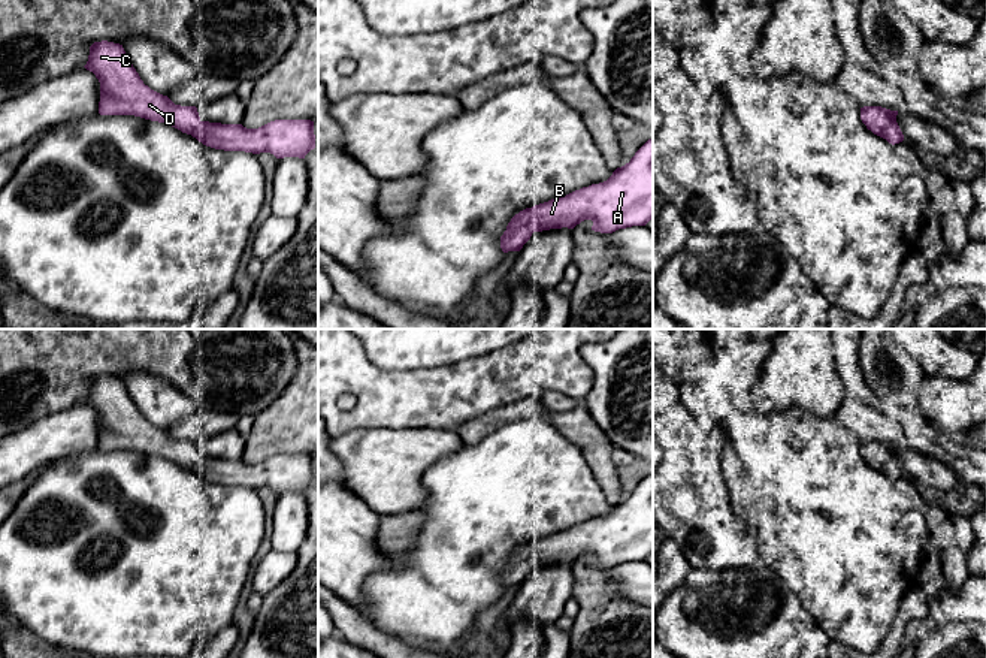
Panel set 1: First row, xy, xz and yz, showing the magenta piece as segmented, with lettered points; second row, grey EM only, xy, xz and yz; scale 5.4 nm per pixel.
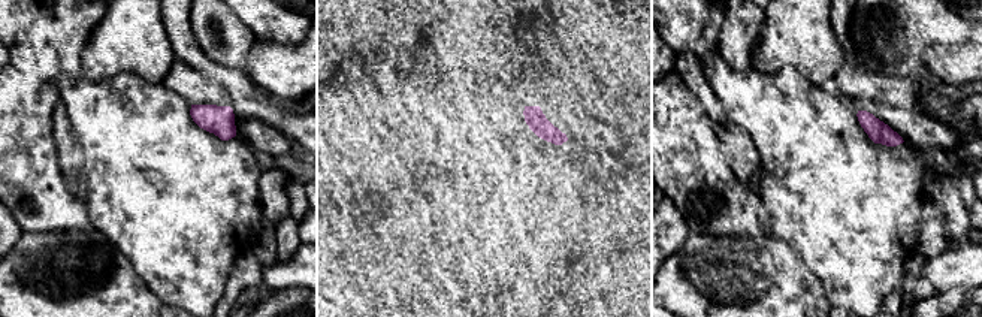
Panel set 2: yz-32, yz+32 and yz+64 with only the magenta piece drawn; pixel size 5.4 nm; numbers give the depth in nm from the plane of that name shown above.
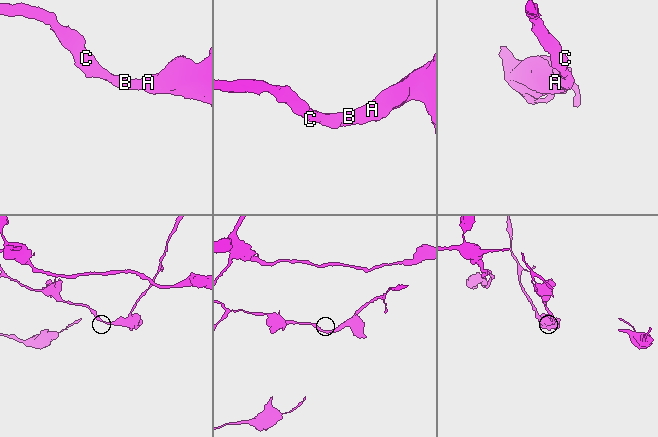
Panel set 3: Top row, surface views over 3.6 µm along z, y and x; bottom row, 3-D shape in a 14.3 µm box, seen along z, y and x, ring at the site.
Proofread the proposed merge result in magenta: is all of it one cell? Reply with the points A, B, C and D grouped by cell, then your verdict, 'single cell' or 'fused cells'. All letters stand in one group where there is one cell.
A B C D | single cell

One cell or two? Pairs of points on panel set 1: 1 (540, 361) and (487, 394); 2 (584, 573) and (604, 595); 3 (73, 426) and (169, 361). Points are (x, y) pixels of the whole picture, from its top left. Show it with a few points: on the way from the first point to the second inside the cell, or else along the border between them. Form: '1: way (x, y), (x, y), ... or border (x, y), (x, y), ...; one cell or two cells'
1: way (526, 368), (520, 370), (505, 385), (501, 385); one cell
2: way (587, 579), (598, 589); one cell
3: border (82, 401), (50, 414); two cells

